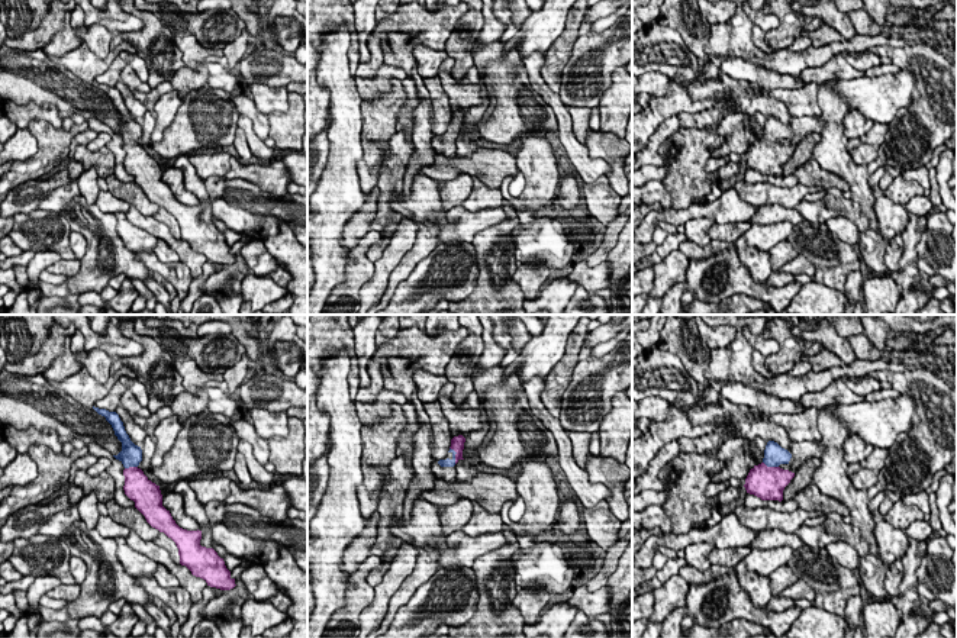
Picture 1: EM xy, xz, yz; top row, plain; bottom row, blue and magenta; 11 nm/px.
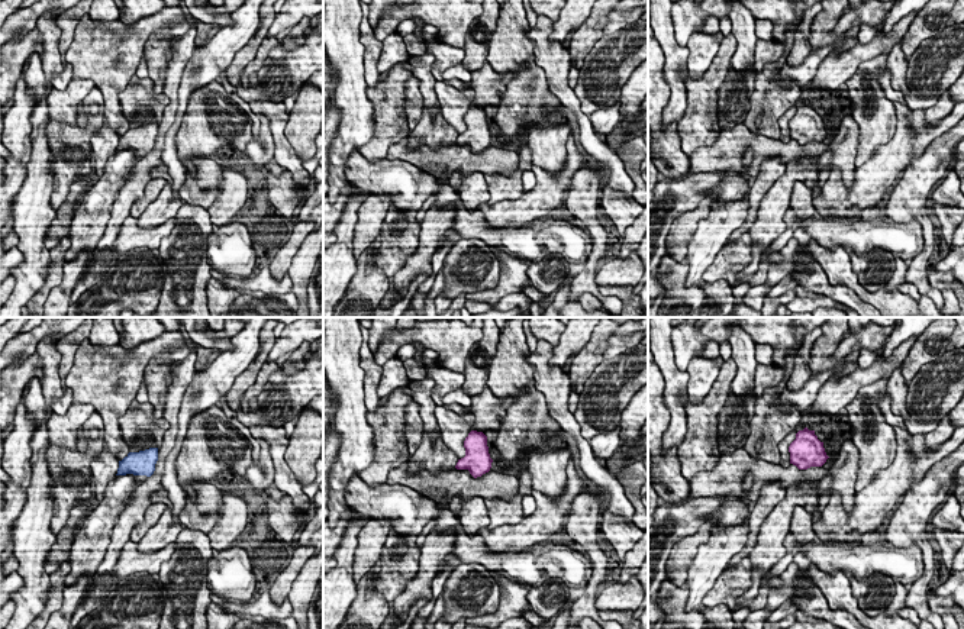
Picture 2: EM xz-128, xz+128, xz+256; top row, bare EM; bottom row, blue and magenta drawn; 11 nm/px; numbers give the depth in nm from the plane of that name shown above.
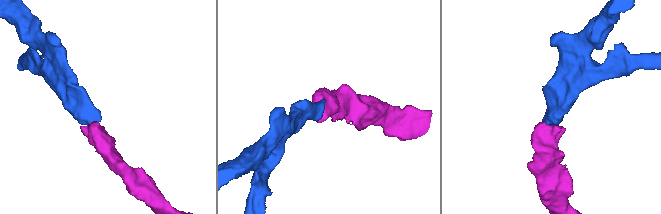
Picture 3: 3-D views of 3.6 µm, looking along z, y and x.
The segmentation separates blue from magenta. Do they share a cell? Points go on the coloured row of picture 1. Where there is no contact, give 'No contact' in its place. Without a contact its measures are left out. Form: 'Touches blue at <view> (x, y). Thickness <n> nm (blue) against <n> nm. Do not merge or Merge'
Touches blue at xz (454, 456). Thickness 100 nm (blue) against 160 nm. Merge

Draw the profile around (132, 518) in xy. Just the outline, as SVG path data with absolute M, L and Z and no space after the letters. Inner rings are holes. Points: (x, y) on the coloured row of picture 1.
M115 499L109 500L106 508L115 522L128 526L144 541L154 541L160 535L160 531L152 528L136 508L122 508Z

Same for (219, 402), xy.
M207 387L206 393L209 396L207 410L212 413L220 413L226 418L232 418L238 412L238 403L225 394L218 387Z

